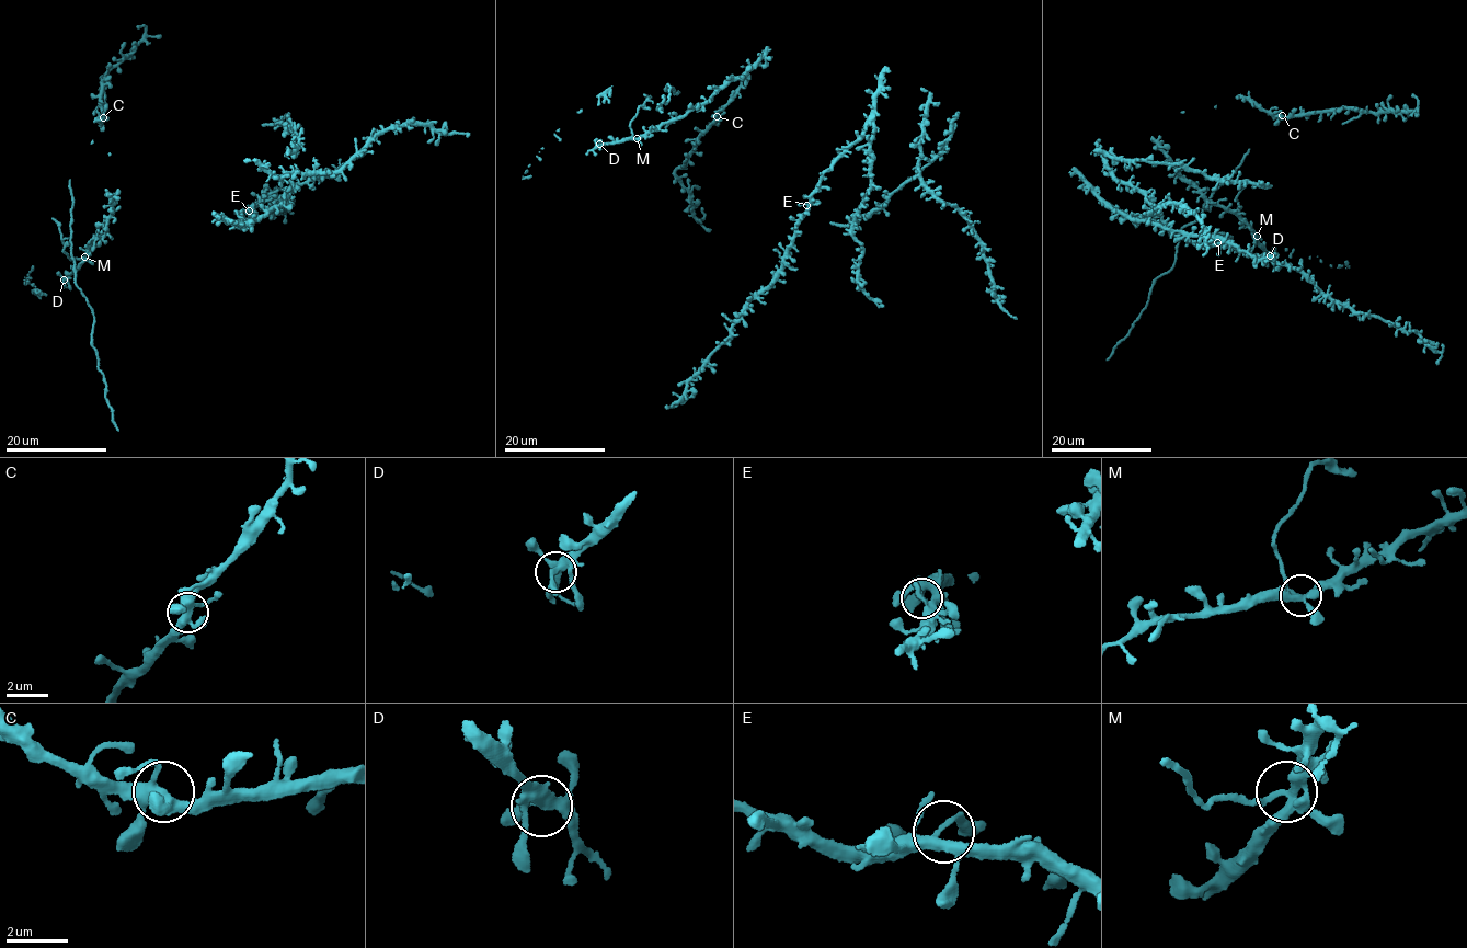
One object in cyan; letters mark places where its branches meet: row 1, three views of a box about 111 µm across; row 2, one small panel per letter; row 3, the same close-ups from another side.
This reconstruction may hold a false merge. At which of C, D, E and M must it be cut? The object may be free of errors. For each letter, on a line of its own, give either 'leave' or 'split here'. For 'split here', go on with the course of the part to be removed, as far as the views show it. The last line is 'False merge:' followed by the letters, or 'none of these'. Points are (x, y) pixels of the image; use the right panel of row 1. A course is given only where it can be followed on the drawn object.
C: leave
D: leave
E: leave
M: split here; foreign part runs (1257, 236), (1238, 213), (1236, 195), (1249, 180)
False merge: M

